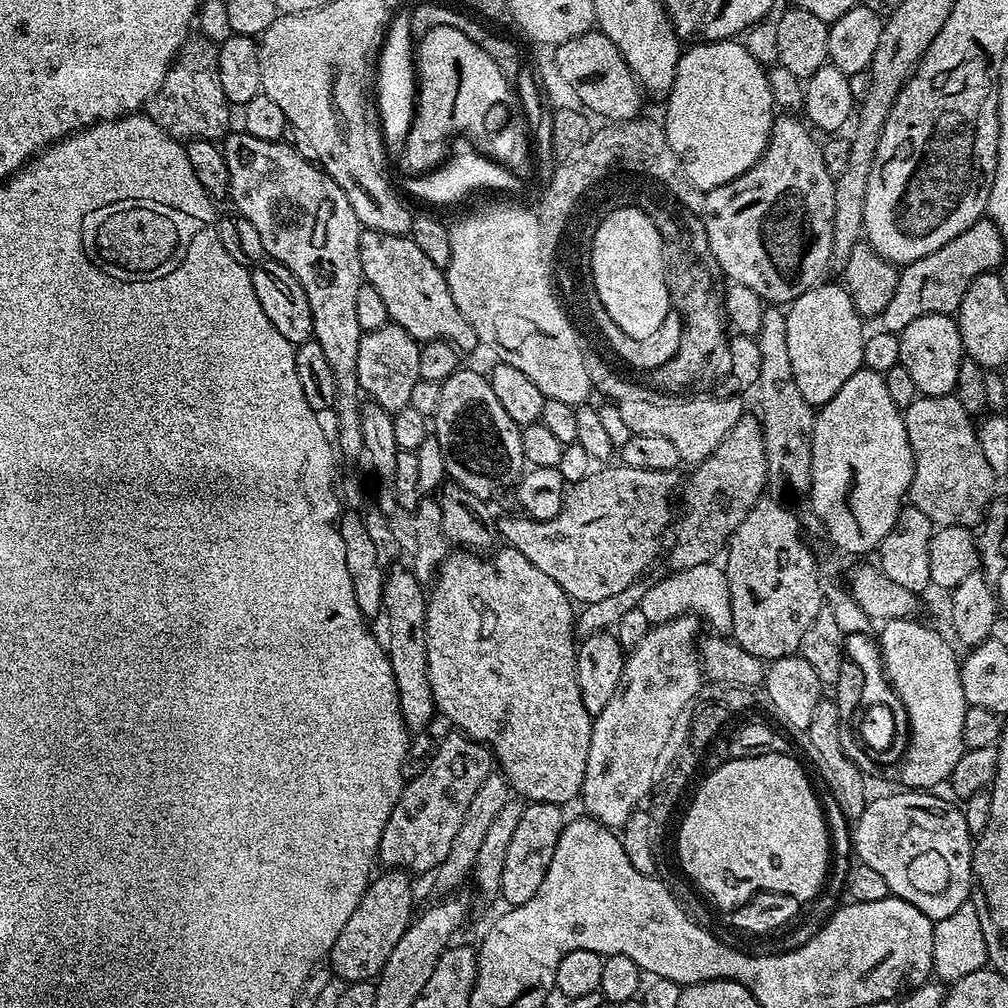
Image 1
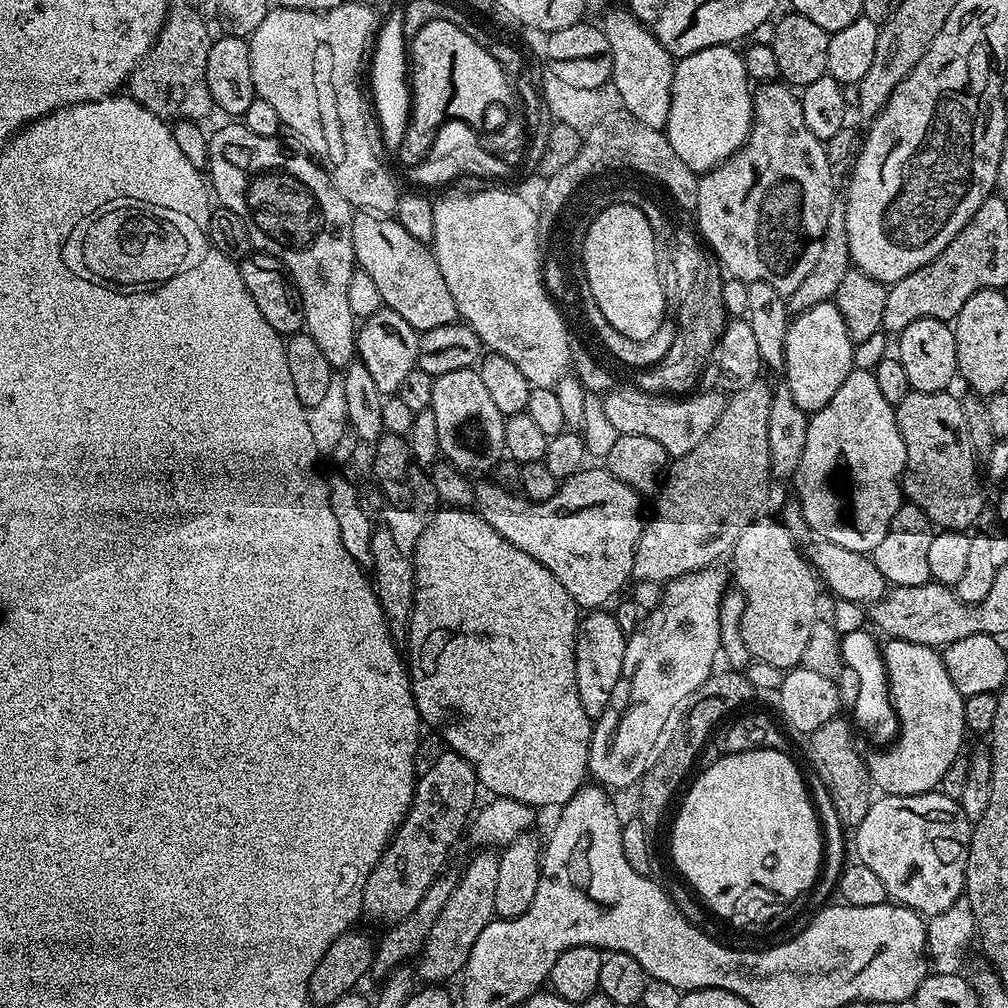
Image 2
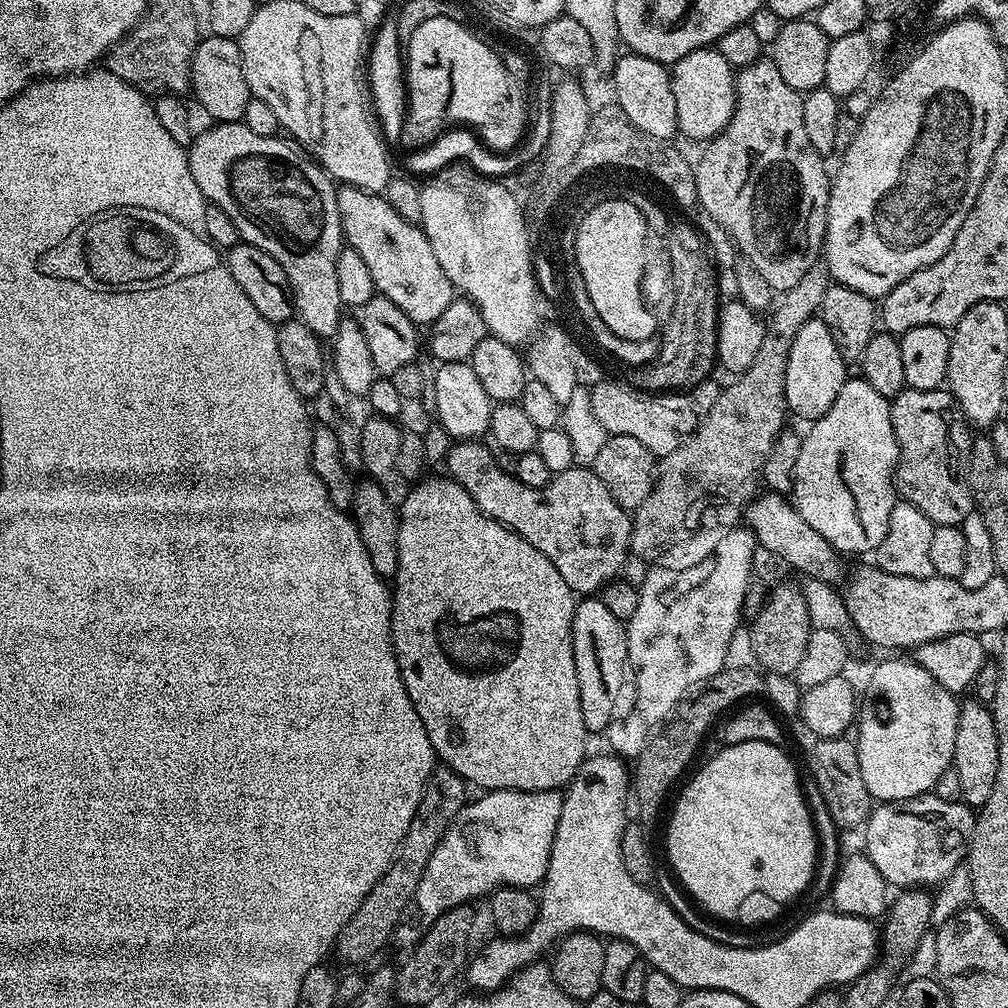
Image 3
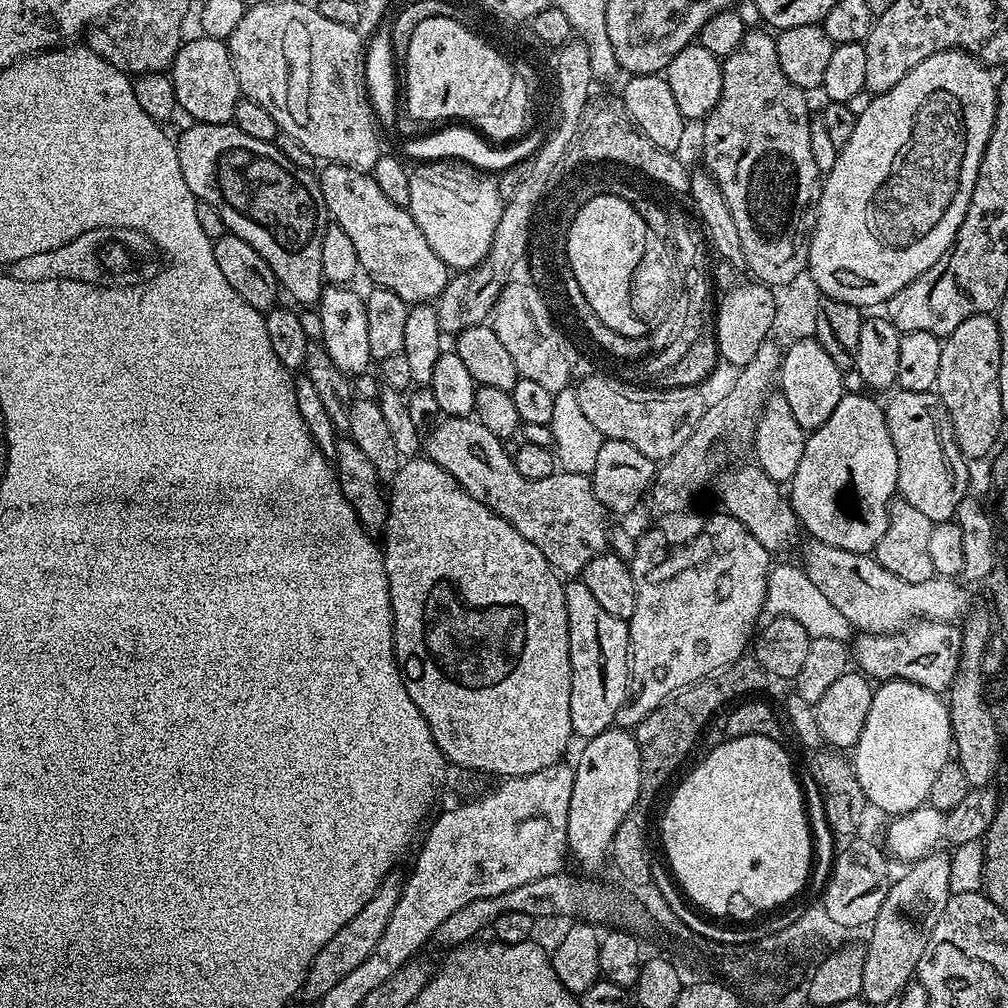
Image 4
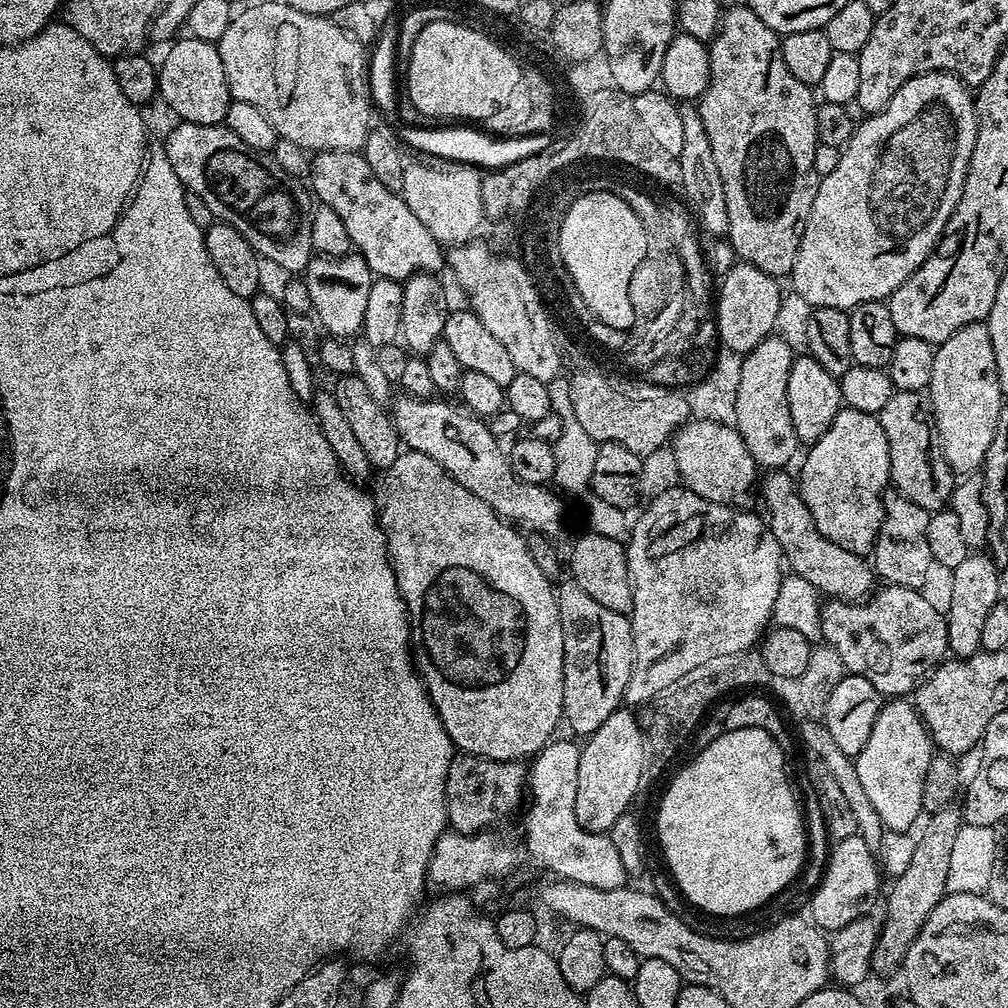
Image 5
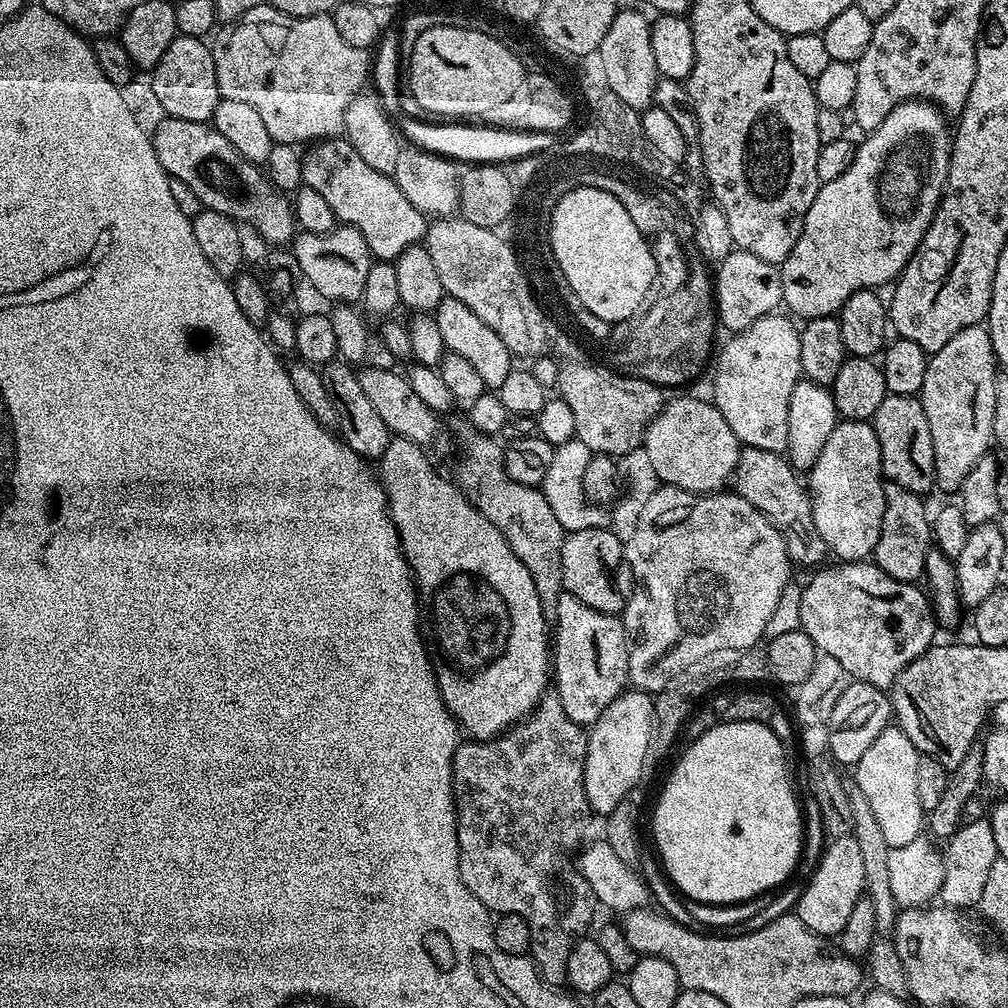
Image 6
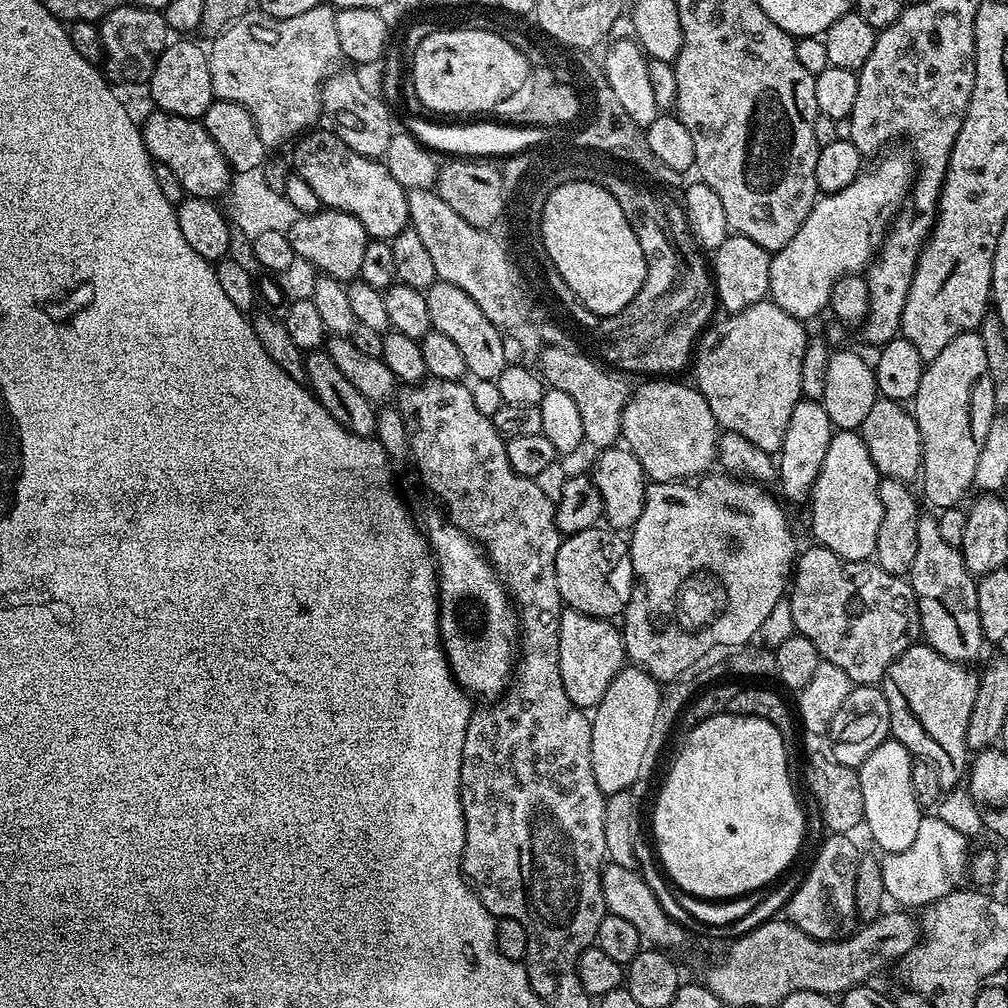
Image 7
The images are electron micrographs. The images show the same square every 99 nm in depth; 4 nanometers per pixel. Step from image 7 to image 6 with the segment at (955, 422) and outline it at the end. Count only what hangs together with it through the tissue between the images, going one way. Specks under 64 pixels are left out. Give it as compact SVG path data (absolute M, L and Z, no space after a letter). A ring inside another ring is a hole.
M975 324L966 330L958 330L942 350L931 353L926 366L926 378L922 378L922 386L918 399L922 410L926 410L926 423L930 426L930 438L934 442L934 464L936 466L936 482L942 489L959 489L960 484L974 470L978 458L989 451L993 443L992 427L994 426L994 378L998 371L998 361L987 327Z

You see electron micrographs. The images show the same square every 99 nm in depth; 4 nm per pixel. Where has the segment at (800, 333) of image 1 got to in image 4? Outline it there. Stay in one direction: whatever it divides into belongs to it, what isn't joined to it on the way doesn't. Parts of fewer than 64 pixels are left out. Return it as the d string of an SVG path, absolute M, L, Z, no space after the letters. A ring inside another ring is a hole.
M816 339L797 340L783 349L783 360L780 364L778 377L779 391L786 398L790 410L798 426L805 430L821 428L834 414L834 406L844 397L844 375L838 366L834 366L830 354L822 350L822 346Z

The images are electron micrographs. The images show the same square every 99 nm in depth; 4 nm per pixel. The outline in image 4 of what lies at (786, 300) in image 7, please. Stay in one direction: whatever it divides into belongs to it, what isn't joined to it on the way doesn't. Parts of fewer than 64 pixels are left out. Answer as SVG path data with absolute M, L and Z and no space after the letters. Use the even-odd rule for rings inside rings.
M945 48L943 52L930 54L914 70L898 82L898 86L890 86L890 90L877 92L872 97L870 106L856 118L854 135L850 142L842 146L836 154L834 170L830 170L823 177L820 185L820 201L816 211L816 228L812 232L812 241L808 251L807 271L813 276L814 282L820 291L821 297L853 304L861 310L872 310L875 304L887 305L889 298L898 294L902 286L914 282L918 274L930 270L942 254L946 254L956 240L958 230L966 218L966 210L970 206L970 198L974 194L974 182L978 179L978 170L982 162L982 154L986 150L986 142L990 142L992 127L996 121L996 89L998 87L997 77L992 77L989 65L981 62L973 53L963 51L959 48Z

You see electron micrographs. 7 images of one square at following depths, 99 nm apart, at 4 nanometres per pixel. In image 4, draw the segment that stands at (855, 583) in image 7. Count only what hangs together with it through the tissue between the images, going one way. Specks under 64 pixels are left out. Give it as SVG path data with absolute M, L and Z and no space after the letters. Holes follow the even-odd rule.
M917 620L899 632L886 634L865 632L857 635L855 642L855 667L873 681L905 680L941 694L947 693L954 682L962 650L960 628L947 620Z

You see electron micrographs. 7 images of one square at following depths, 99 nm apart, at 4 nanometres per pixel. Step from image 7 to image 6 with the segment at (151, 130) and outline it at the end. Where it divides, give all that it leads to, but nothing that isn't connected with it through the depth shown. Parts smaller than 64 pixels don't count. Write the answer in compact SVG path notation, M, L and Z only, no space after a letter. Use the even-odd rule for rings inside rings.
M173 116L161 121L156 132L154 128L151 133L152 145L158 154L158 162L162 162L162 166L168 171L171 179L186 182L186 186L190 186L190 190L198 194L204 208L221 212L241 225L252 227L269 246L287 245L297 235L298 225L293 201L277 189L257 165L242 158L242 154L238 154L238 150L234 150L234 146L230 146L230 142L226 142L226 138L222 138L222 134L218 134L218 130L212 127L211 123L199 124Z

